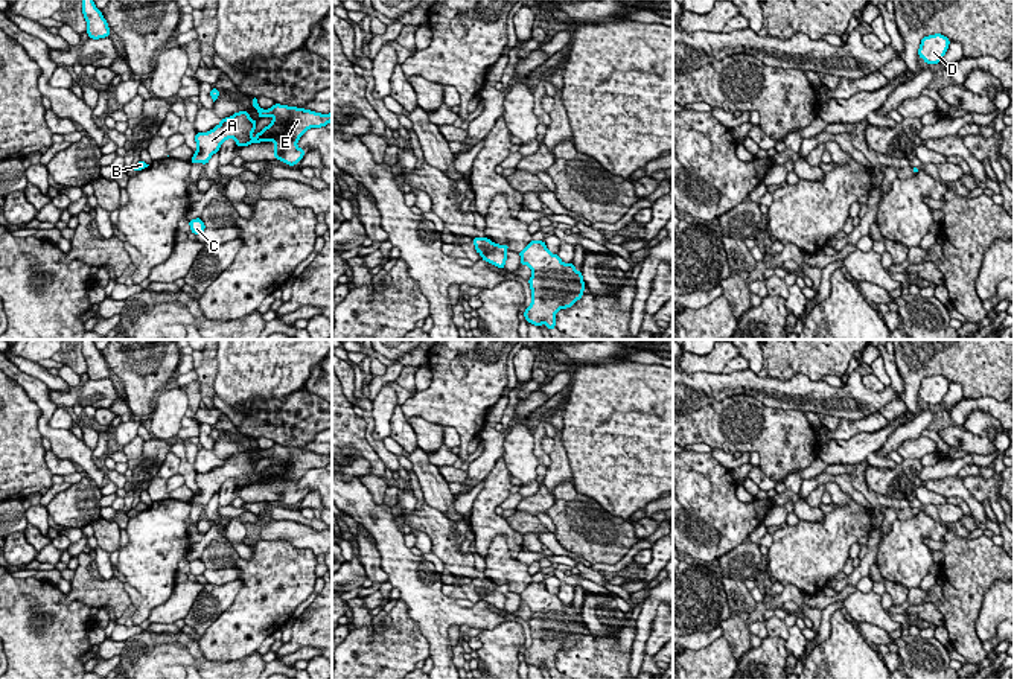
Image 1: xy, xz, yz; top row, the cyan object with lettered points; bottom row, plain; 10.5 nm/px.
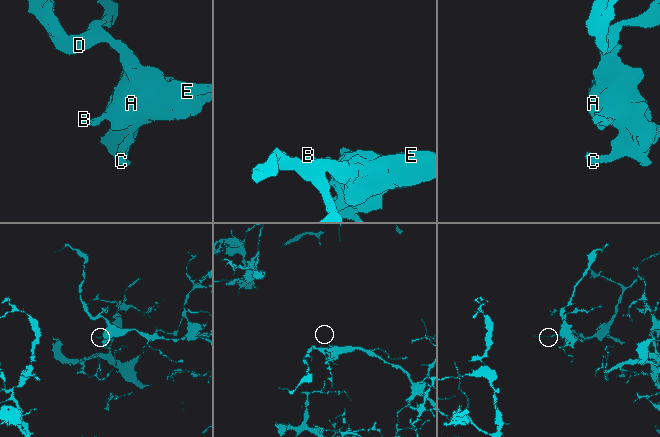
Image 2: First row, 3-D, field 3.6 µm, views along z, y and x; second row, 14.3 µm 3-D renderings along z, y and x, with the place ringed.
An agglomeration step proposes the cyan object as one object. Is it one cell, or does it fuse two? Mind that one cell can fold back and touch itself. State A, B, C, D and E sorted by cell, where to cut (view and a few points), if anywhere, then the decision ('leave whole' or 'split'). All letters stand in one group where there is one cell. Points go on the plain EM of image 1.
groups A B C D E; cut none; leave whole

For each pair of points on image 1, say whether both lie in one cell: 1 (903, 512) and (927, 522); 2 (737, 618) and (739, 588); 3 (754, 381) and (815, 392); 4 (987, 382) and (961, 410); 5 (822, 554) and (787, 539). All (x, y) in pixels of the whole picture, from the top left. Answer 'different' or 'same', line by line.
1: different
2: same
3: same
4: different
5: same

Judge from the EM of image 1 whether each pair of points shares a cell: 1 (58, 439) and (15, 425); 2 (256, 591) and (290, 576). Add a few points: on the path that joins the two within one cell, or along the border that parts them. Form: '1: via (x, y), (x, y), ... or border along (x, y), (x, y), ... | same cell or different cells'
1: border along (31, 398), (40, 410), (38, 431), (43, 437) | different cells
2: via (264, 591), (282, 577) | same cell

